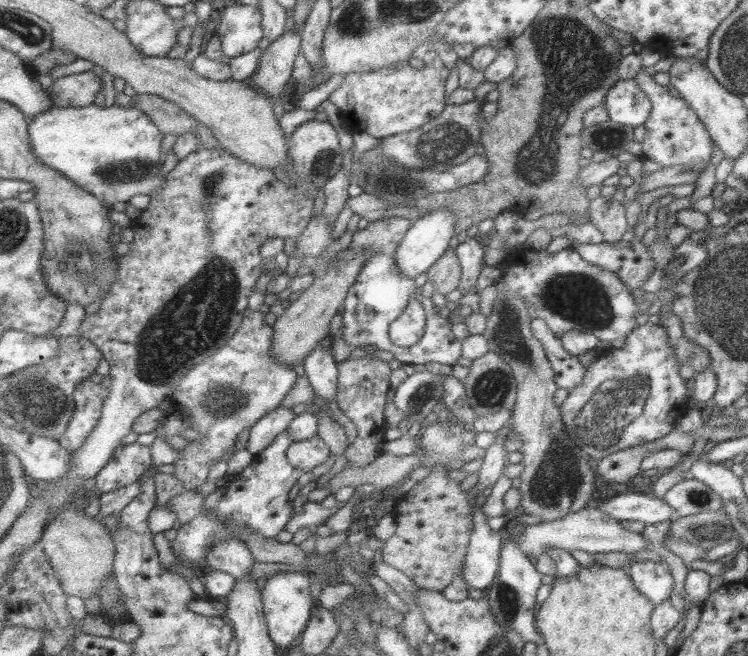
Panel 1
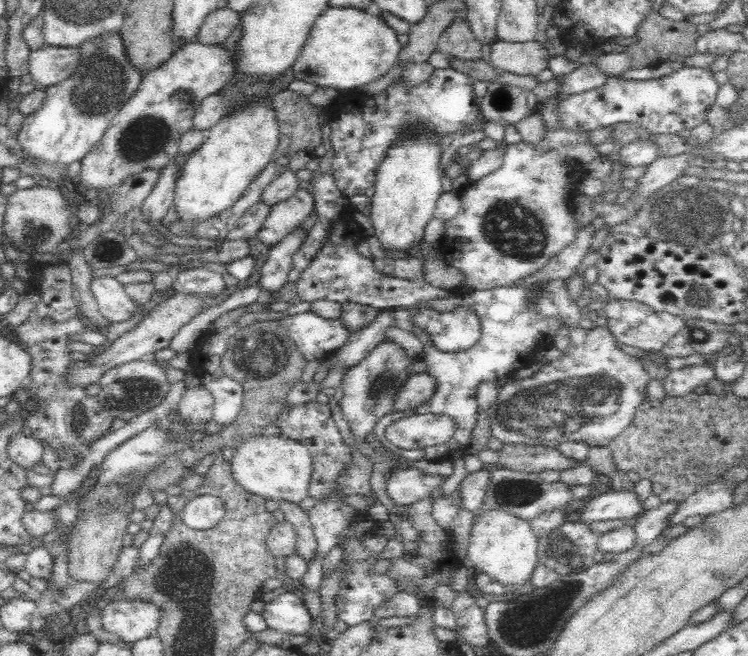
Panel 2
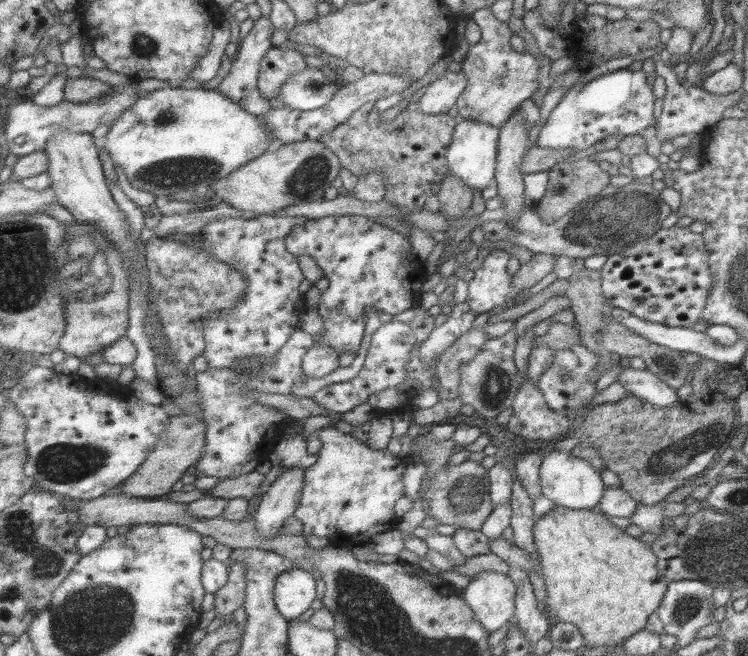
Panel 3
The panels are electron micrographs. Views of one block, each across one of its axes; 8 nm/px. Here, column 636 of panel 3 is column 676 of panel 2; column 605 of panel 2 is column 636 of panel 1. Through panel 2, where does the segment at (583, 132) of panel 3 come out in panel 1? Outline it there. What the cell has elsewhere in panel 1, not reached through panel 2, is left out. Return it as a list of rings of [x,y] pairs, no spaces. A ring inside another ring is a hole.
[[[631,78],[615,81],[607,90],[601,108],[607,112],[609,120],[635,127],[644,124],[651,110],[651,103],[637,86],[635,78]]]

